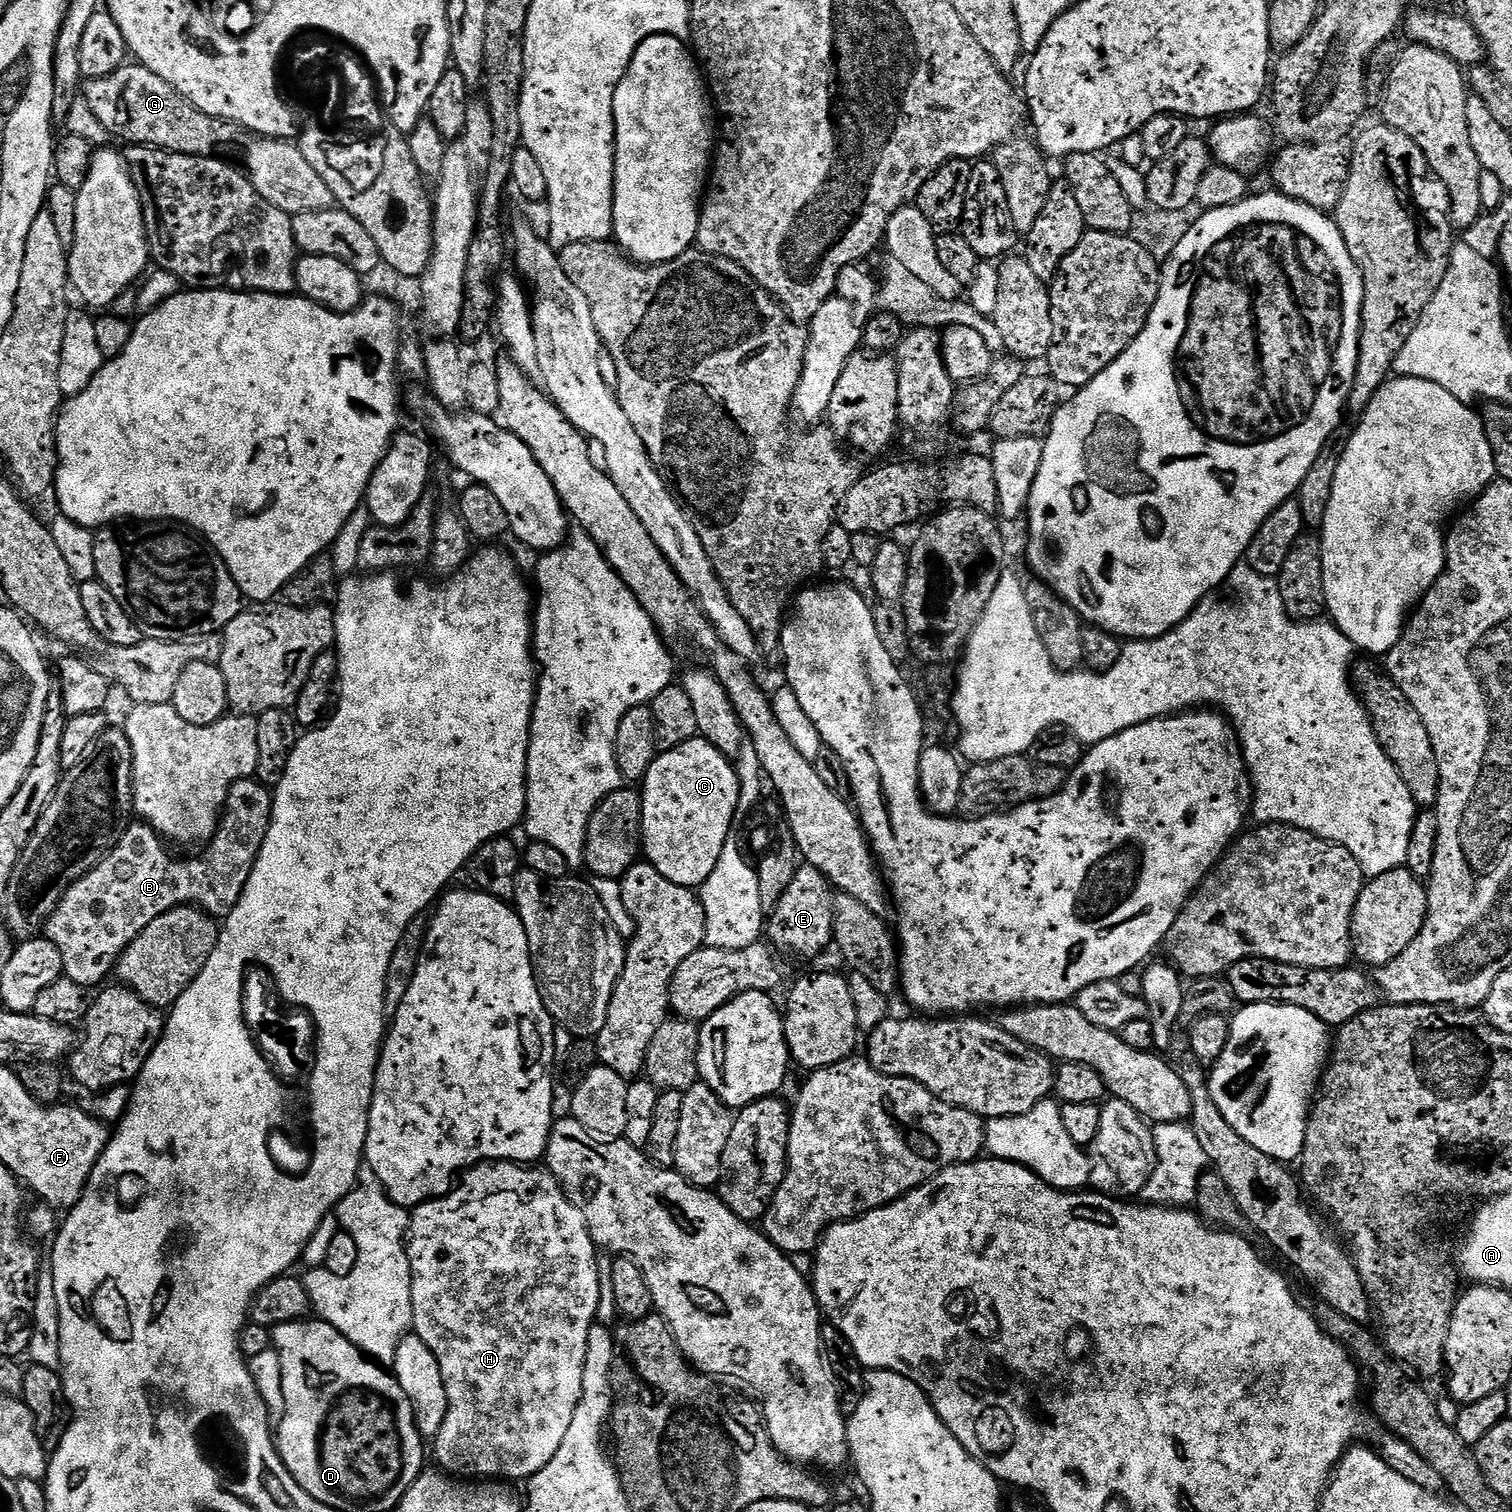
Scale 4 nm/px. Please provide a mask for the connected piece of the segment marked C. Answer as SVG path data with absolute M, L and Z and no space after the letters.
M697 738L661 751L642 781L642 852L647 863L656 867L662 878L670 878L670 882L678 882L678 886L699 889L710 878L722 857L723 847L733 835L732 823L738 820L739 790L733 761L708 740Z

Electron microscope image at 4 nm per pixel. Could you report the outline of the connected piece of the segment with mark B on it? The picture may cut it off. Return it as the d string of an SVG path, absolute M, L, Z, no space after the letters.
M259 779L239 780L230 790L228 801L220 817L220 826L207 845L208 853L197 860L175 860L167 852L165 841L160 833L143 822L133 823L124 831L124 837L116 843L114 850L105 856L94 870L90 870L81 880L74 882L54 910L46 925L46 939L54 942L62 954L64 975L82 986L95 989L96 984L103 985L107 976L113 975L120 955L162 914L172 908L192 905L204 909L213 918L223 918L234 910L246 890L246 882L256 865L262 842L266 842L268 828L272 825L273 793Z

